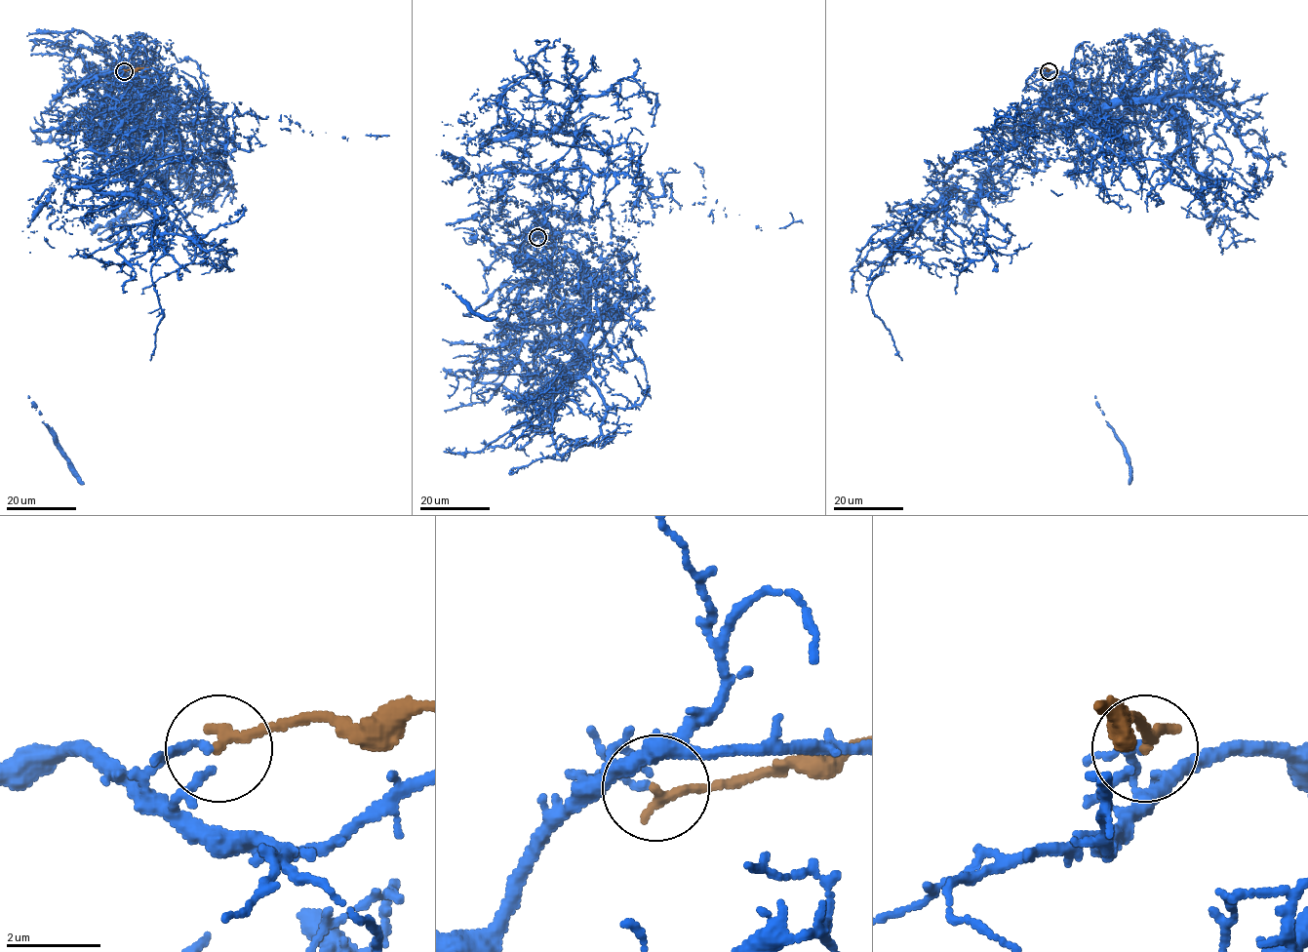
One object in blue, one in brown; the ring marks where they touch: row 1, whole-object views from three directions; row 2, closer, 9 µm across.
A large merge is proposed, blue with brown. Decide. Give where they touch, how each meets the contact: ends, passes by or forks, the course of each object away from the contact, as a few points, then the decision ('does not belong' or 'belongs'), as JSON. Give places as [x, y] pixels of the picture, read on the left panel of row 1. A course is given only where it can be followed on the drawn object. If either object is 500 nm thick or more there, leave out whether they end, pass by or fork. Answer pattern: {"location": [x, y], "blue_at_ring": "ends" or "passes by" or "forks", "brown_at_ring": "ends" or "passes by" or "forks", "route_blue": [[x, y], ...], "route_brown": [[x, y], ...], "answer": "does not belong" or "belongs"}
{"location": [124, 71], "blue_at_ring": "ends", "brown_at_ring": "ends", "route_blue": [[123, 71], [123, 178], [227, 259], [197, 264], [158, 206], [98, 190], [249, 150], [257, 116], [376, 139]], "route_brown": [[124, 71], [149, 67]], "answer": "does not belong"}

